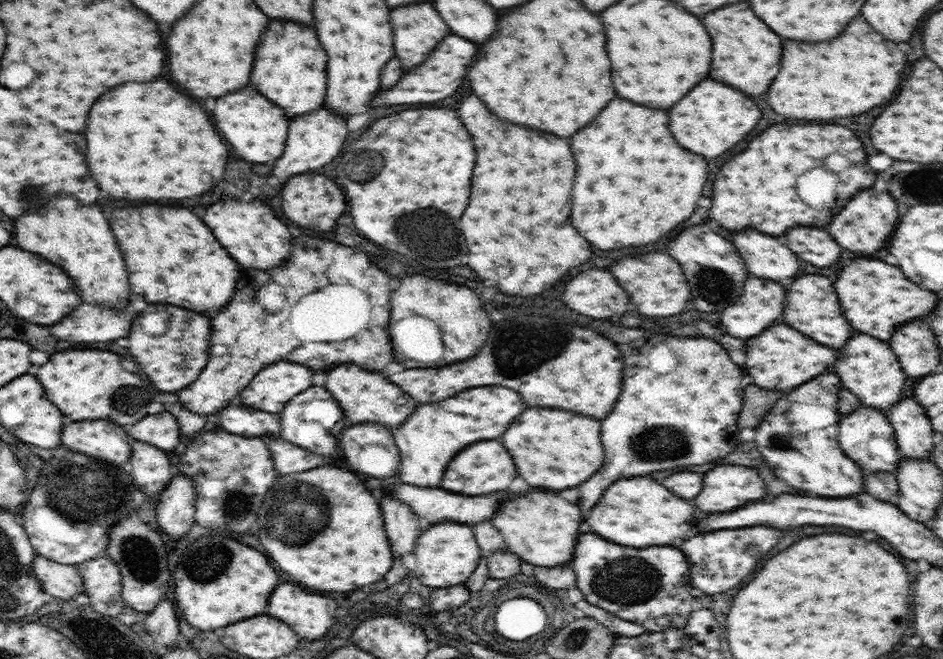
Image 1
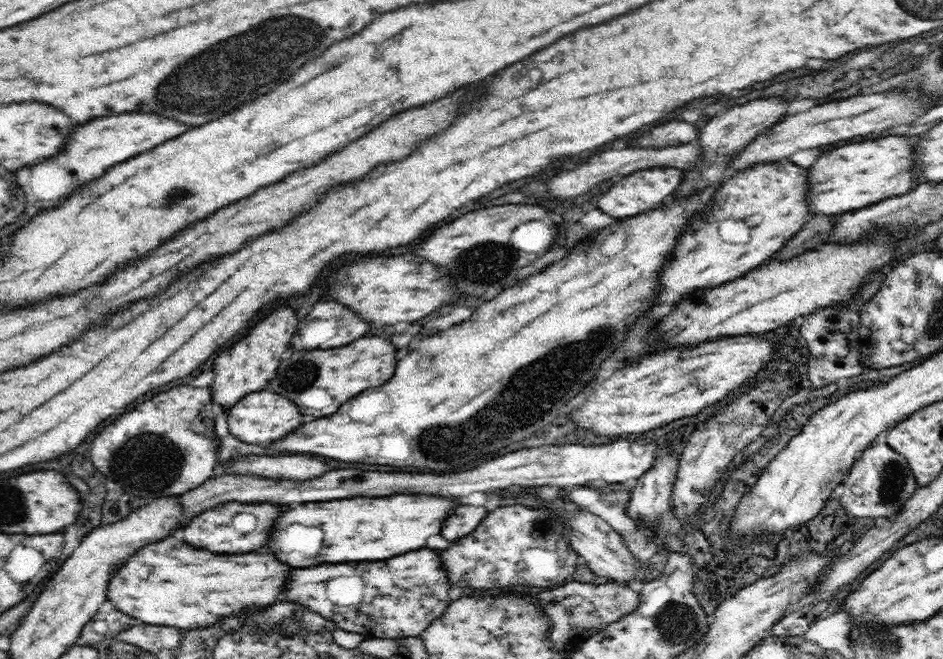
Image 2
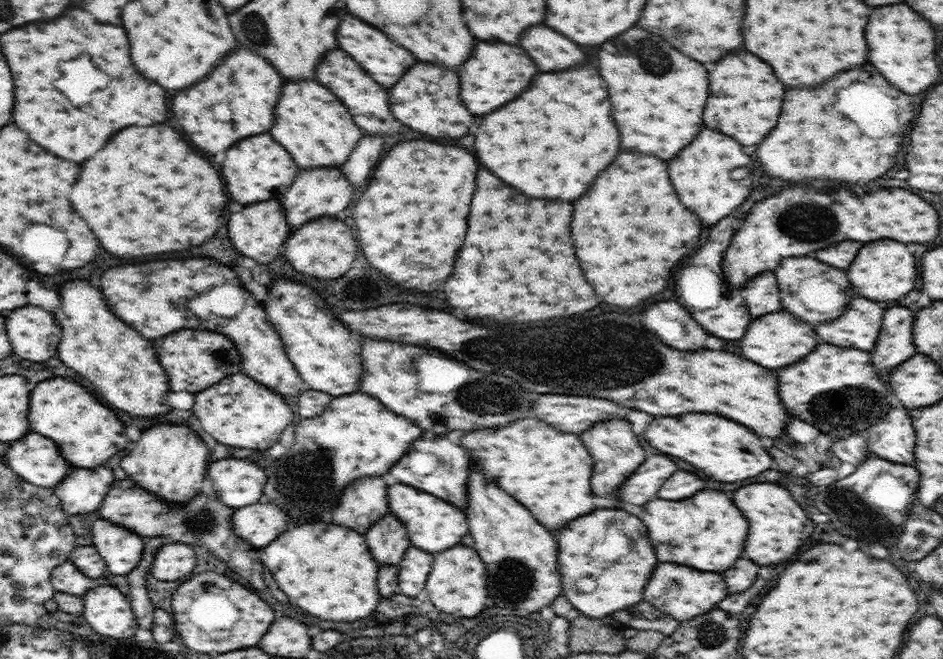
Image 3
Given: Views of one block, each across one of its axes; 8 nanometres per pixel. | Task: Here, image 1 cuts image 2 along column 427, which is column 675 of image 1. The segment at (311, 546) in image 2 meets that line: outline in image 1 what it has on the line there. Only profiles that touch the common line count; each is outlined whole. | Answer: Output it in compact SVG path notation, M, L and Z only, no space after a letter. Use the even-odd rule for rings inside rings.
M628 478L628 480L614 482L604 492L600 502L594 506L588 524L596 534L600 534L602 538L606 538L610 542L614 540L620 546L644 548L644 546L652 546L652 544L670 546L676 538L686 538L686 532L690 532L696 526L696 518L694 518L694 504L690 504L688 500L672 494L668 488L664 488L656 480L652 480L652 478Z

